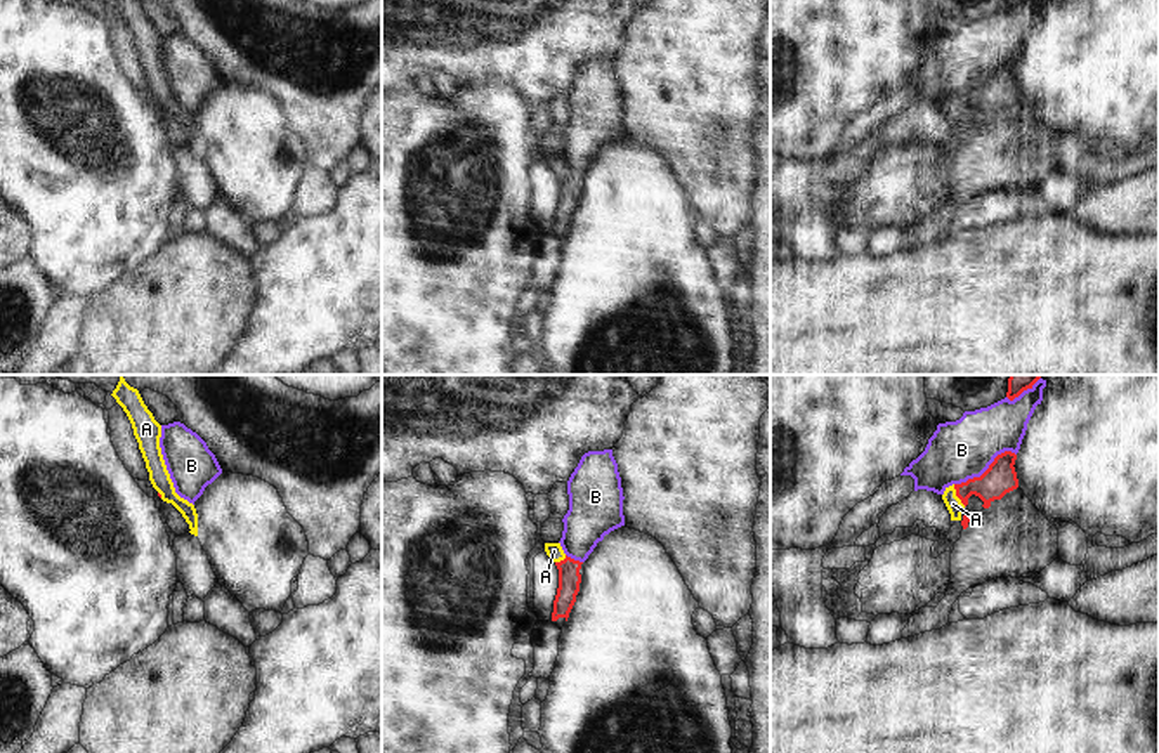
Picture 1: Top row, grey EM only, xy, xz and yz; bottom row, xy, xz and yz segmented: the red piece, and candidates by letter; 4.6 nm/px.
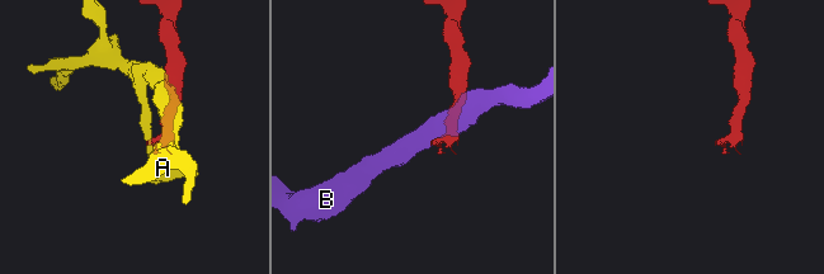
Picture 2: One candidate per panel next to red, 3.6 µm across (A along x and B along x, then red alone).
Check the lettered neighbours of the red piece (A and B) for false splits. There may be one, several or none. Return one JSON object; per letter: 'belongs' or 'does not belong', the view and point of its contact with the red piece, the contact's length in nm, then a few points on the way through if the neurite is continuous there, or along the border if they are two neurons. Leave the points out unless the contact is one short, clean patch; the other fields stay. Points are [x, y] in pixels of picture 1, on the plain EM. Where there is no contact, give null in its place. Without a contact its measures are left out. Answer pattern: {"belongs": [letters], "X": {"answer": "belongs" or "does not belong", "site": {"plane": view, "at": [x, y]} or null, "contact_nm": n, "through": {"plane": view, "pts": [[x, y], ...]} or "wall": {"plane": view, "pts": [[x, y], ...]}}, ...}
{"belongs": [], "A": {"answer": "does not belong", "site": {"plane": "yz", "at": [956, 106]}, "contact_nm": 120, "wall": {"plane": "yz", "pts": [[953, 96], [955, 106], [965, 117]]}}, "B": {"answer": "does not belong", "site": {"plane": "yz", "at": [988, 80]}, "contact_nm": 320}}

